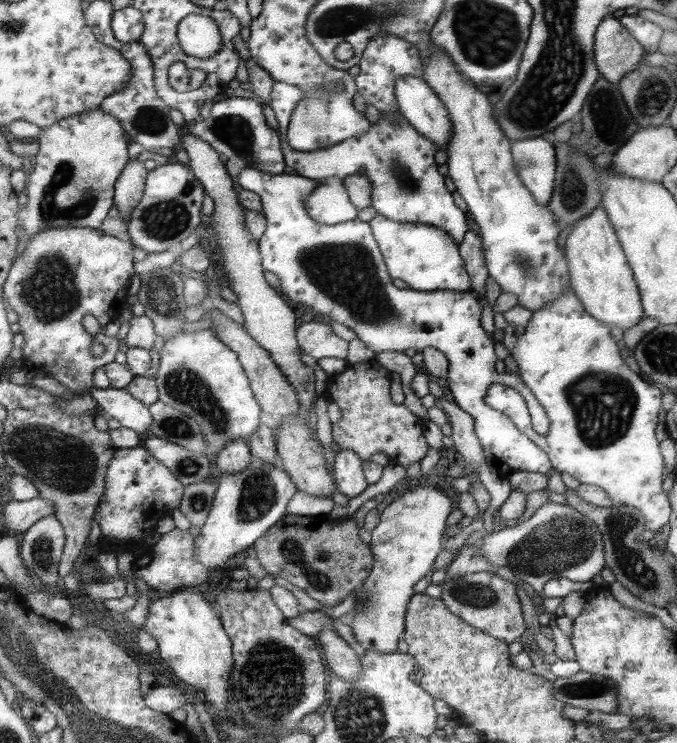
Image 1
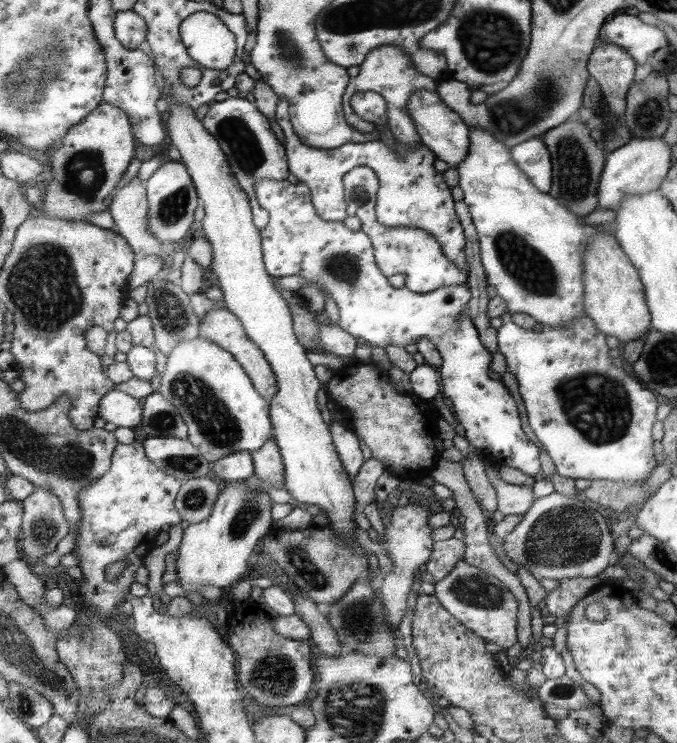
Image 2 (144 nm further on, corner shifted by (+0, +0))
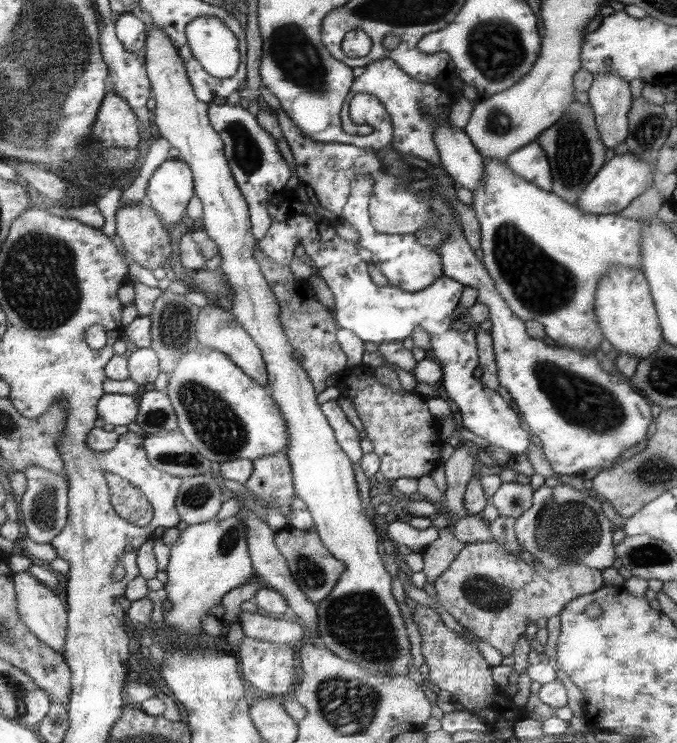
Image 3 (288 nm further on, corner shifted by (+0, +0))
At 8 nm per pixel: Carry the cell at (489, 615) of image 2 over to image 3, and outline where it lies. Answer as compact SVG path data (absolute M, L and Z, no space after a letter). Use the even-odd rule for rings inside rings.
M489 542L467 544L433 586L435 600L457 624L465 626L471 634L479 636L481 642L487 642L507 656L513 654L519 634L525 634L523 630L527 622L559 616L565 604L579 596L599 592L605 584L599 570L579 564L565 564L559 566L559 570L547 570L541 562L529 566L519 556L509 554L503 546Z

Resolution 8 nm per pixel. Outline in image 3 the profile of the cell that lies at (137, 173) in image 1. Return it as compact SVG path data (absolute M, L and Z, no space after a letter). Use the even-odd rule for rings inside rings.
M141 202L123 204L123 208L117 212L117 236L121 236L121 240L125 242L125 248L129 250L131 260L135 260L147 270L169 268L171 240L169 240L169 232L163 226L165 222L157 214L157 210L151 206L143 206Z

